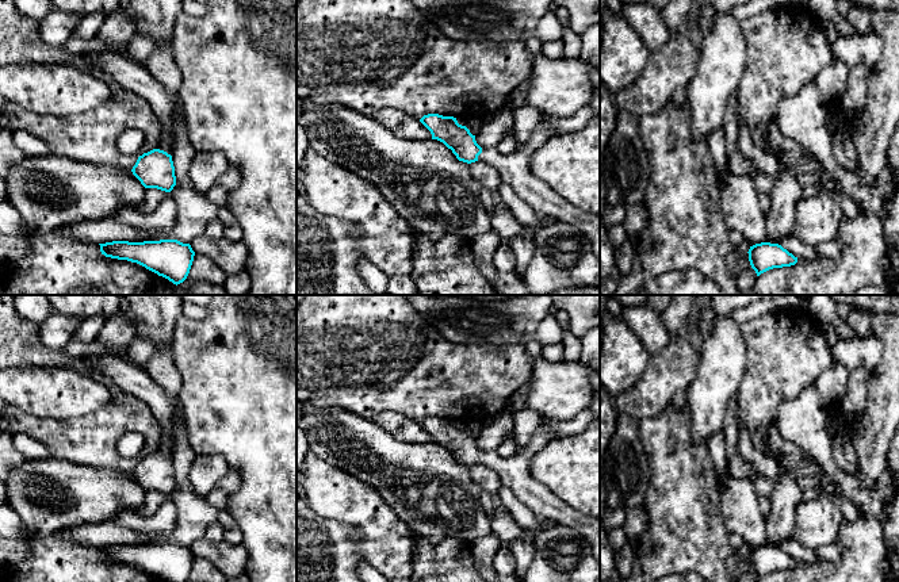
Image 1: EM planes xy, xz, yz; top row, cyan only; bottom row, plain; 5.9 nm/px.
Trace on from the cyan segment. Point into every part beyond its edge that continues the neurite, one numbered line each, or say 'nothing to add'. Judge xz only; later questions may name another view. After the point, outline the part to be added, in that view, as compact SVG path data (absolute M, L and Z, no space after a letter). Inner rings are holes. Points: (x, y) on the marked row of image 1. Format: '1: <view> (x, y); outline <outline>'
1: xz (513, 169); outline M540 118L529 139L519 150L502 154L496 148L482 149L478 161L494 166L502 183L509 184L536 214L577 226L600 259L600 217L574 207L529 171L532 153L554 135L558 134L552 120Z

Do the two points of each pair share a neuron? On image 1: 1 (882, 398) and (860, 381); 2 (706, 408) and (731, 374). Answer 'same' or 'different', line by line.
1: different
2: same

